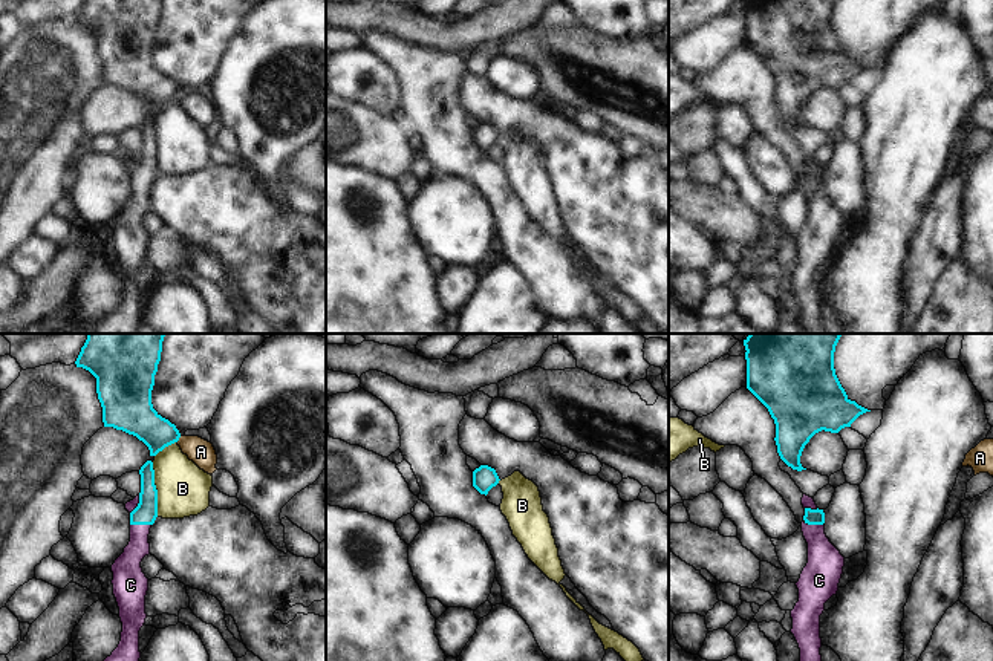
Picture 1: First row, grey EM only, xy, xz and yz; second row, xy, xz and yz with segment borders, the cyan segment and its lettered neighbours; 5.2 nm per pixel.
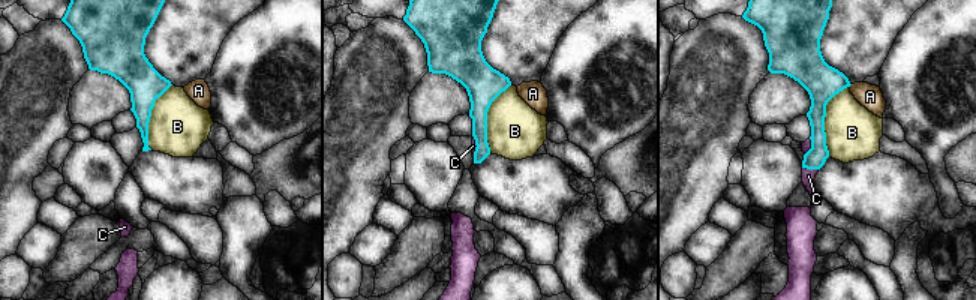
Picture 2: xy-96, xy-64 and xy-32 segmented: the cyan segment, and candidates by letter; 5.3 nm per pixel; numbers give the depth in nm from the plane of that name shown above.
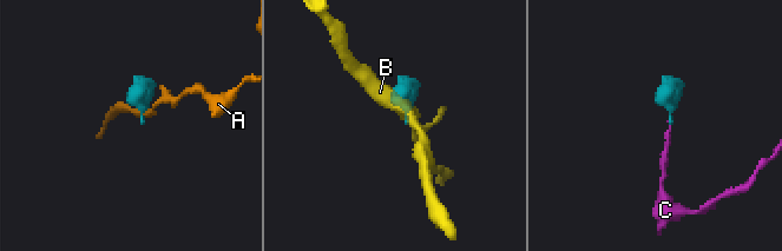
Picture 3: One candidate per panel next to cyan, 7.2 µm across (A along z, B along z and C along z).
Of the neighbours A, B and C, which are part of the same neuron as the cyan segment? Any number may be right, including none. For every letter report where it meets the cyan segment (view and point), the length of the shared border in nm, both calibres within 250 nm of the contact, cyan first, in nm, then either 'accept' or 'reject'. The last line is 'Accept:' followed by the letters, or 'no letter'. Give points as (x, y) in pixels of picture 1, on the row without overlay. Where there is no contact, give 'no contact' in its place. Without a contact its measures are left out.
A: meets cyan in xy at (178, 97); contact 40 nm long; 200 nm thick on the cyan side, 140 nm on the other; reject
B: meets cyan in xy at (156, 147); contact 280 nm long; 120 nm thick on the cyan side, 280 nm on the other; reject
C: meets cyan in xy at (141, 181); contact 110 nm long; 120 nm thick on the cyan side, 140 nm on the other; accept
Accept: C

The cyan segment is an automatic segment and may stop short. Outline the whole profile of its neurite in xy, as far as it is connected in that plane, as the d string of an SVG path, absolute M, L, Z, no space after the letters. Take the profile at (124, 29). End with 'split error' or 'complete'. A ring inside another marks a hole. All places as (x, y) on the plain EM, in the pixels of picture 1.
M84 0L75 18L96 35L96 50L103 64L104 84L113 84L142 98L150 113L179 98L174 81L162 75L151 61L155 32L161 18L162 0Z | complete

